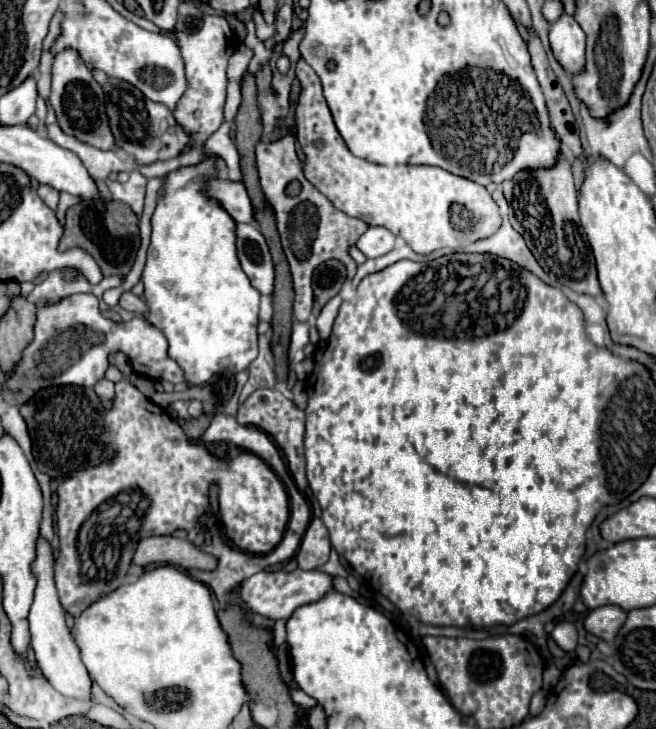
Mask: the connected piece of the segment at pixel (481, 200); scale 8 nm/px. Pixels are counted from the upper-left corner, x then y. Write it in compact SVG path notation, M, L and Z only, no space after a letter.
M299 60L295 72L301 82L301 96L299 96L295 118L297 118L297 140L305 152L305 176L323 196L327 196L333 202L337 210L353 218L359 218L369 226L385 226L395 236L401 236L417 254L431 254L433 250L439 250L439 248L457 250L477 240L489 238L491 234L495 234L495 230L499 230L501 226L499 208L483 186L467 178L455 176L437 166L409 166L409 164L379 166L353 156L347 144L343 142L339 130L335 128L333 116L323 98L321 80L315 74L315 70L305 60Z

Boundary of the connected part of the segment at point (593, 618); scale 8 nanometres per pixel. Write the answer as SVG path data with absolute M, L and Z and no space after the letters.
M601 606L589 612L589 616L585 618L585 630L593 636L597 636L599 640L605 642L613 642L615 634L619 632L619 628L623 626L627 614L619 608L619 606Z

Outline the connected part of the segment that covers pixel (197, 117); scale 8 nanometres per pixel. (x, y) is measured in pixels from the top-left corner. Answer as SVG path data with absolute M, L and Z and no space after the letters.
M205 16L205 24L199 32L195 34L175 32L175 36L179 40L179 48L185 60L185 74L187 74L189 90L183 94L173 114L177 122L187 132L191 132L193 144L203 144L219 128L223 120L225 86L227 86L225 70L227 70L229 56L235 52L235 34L223 16Z

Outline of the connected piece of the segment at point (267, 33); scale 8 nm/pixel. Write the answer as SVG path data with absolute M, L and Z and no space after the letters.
M255 10L253 20L255 20L255 26L257 26L257 36L259 36L259 40L267 40L267 38L271 38L271 36L275 34L275 26L273 26L273 24L265 24L259 10Z

